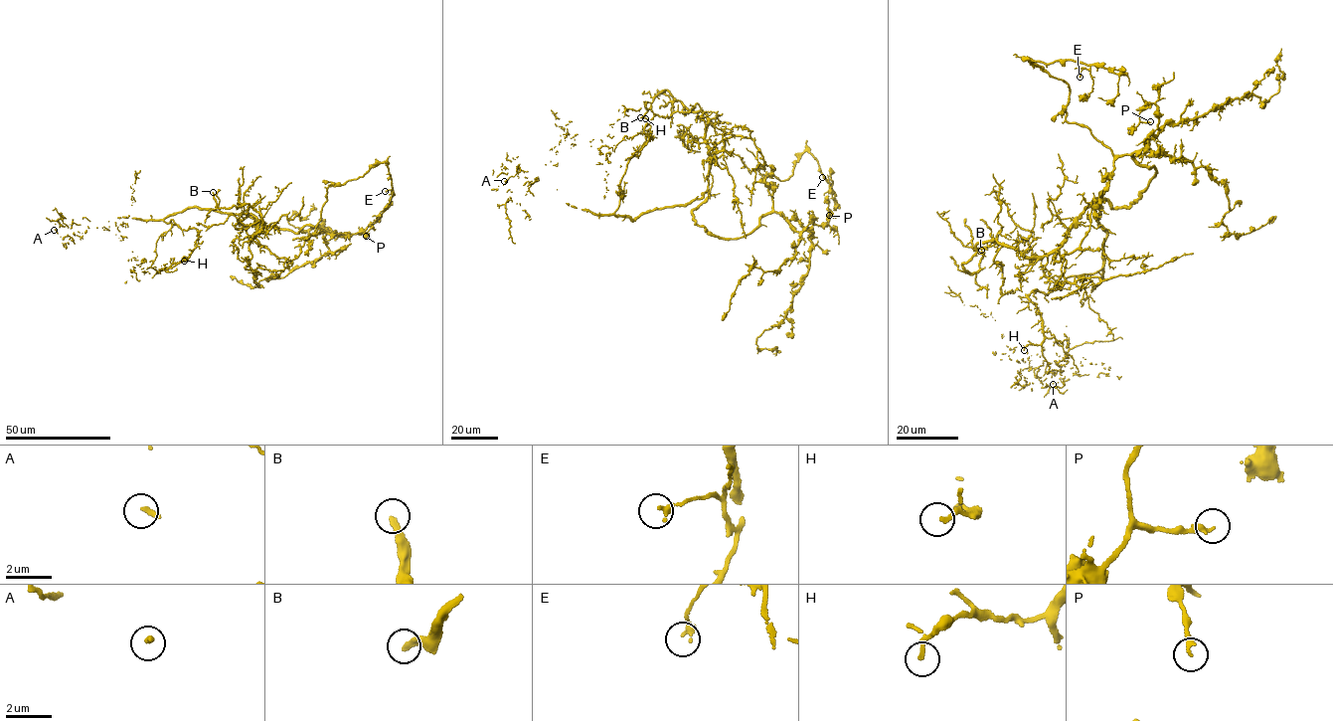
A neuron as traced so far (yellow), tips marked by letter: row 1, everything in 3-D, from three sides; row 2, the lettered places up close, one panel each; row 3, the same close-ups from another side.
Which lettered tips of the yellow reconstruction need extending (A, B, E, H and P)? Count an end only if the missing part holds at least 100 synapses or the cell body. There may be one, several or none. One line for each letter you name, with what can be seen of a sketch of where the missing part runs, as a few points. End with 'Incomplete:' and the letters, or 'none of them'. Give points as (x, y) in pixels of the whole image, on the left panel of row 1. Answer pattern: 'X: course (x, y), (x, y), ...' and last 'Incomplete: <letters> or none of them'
A: course (54, 230), (43, 223), (20, 197), (10, 166)
Incomplete: A

